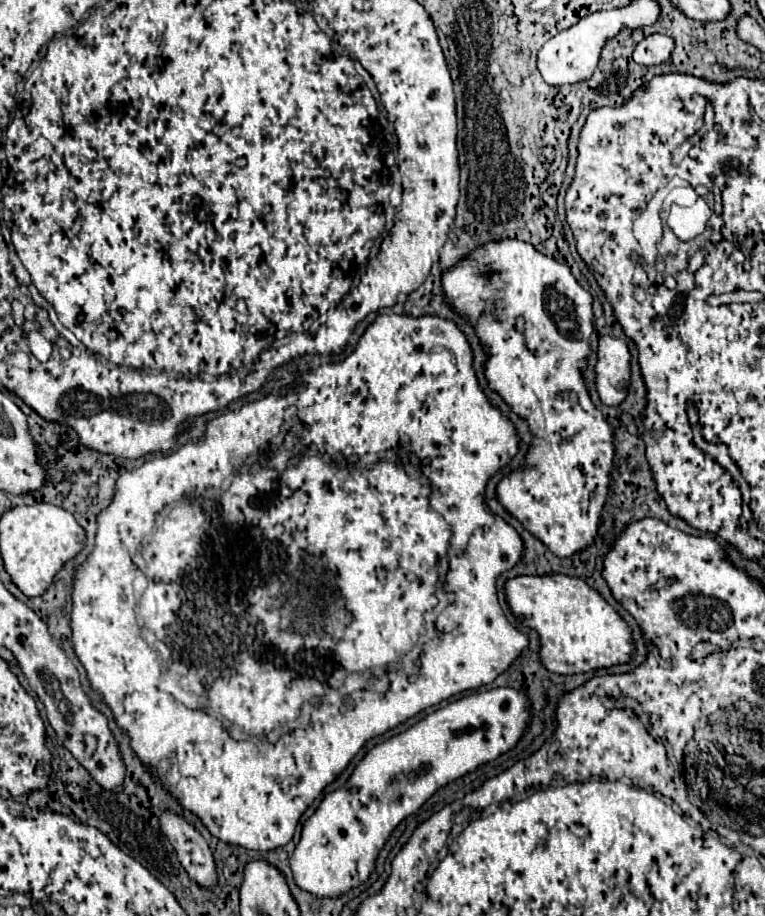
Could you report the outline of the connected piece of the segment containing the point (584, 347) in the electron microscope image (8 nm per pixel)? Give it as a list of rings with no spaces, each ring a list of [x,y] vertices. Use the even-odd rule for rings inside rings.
[[[502,240],[502,242],[490,242],[488,246],[484,246],[484,250],[476,250],[476,254],[472,254],[472,258],[466,258],[464,262],[460,262],[460,266],[448,270],[442,274],[442,284],[444,284],[444,292],[446,292],[446,300],[454,306],[456,312],[464,314],[472,324],[476,324],[476,332],[480,336],[482,342],[486,342],[490,358],[486,362],[486,380],[490,384],[490,388],[494,392],[498,392],[514,410],[516,414],[520,414],[526,422],[530,422],[530,430],[534,434],[534,450],[530,450],[530,454],[526,456],[524,462],[524,470],[512,472],[510,476],[506,476],[500,484],[498,484],[498,498],[504,504],[504,508],[514,514],[536,538],[540,538],[556,556],[560,558],[570,558],[572,554],[586,550],[588,546],[594,544],[596,536],[598,536],[598,528],[602,526],[602,510],[606,504],[606,498],[610,494],[612,488],[612,462],[616,456],[616,446],[614,446],[614,426],[606,420],[606,416],[596,408],[596,404],[590,398],[590,392],[586,388],[584,382],[584,370],[588,366],[588,354],[590,354],[590,336],[594,330],[594,314],[592,314],[592,294],[586,292],[570,274],[570,268],[536,252],[532,244],[526,242],[518,242],[518,240]]]

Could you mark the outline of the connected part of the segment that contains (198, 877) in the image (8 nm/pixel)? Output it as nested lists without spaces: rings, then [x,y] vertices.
[[[164,812],[160,820],[162,820],[160,822],[162,830],[168,836],[170,844],[174,846],[178,860],[188,872],[190,880],[196,882],[200,888],[212,890],[218,884],[218,872],[212,850],[208,848],[202,834],[176,814]]]

